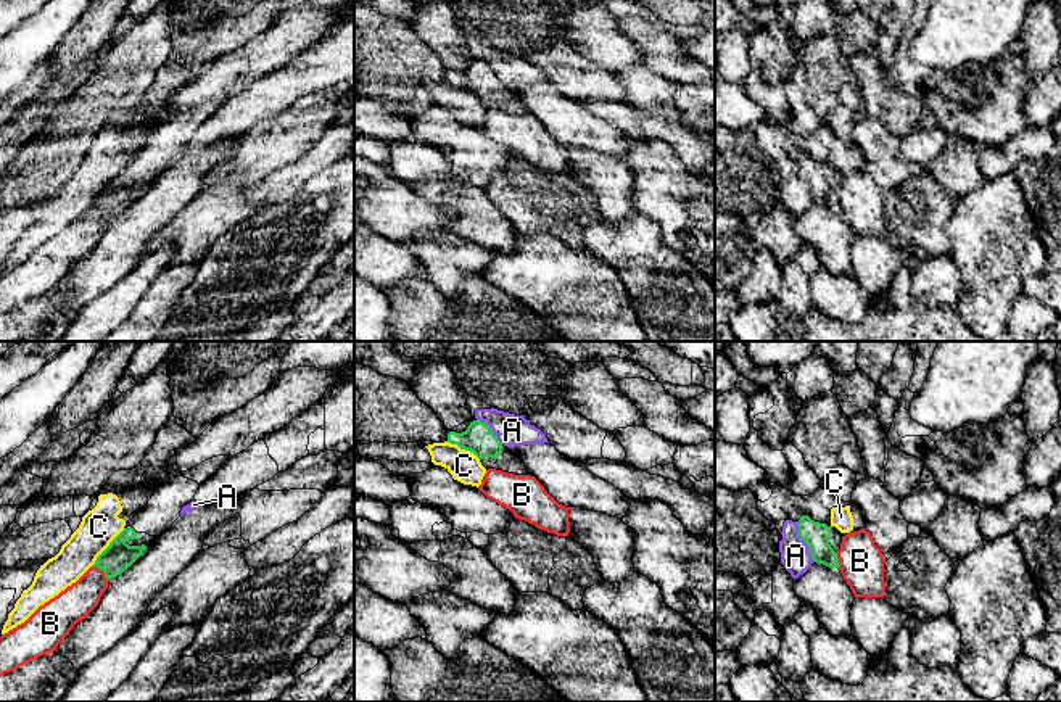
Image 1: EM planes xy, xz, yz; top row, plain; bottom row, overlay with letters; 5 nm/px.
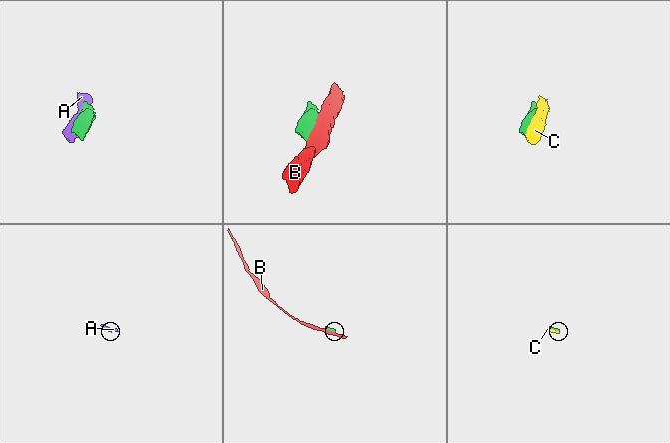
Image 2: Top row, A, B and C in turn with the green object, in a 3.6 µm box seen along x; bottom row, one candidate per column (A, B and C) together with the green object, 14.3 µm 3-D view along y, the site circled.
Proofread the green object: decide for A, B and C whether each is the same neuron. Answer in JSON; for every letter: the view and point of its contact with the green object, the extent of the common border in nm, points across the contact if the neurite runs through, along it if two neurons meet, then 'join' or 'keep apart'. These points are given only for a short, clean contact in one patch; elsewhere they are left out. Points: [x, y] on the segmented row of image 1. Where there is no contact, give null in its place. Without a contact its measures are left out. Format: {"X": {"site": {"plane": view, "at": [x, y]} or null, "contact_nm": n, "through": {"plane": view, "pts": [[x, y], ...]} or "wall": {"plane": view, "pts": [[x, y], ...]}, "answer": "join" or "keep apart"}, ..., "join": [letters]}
{"A": {"site": {"plane": "yz", "at": [804, 541]}, "contact_nm": 220, "answer": "keep apart"}, "B": {"site": {"plane": "xy", "at": [102, 569]}, "contact_nm": 120, "answer": "keep apart"}, "C": {"site": {"plane": "xy", "at": [107, 548]}, "contact_nm": 260, "answer": "keep apart"}, "join": []}

